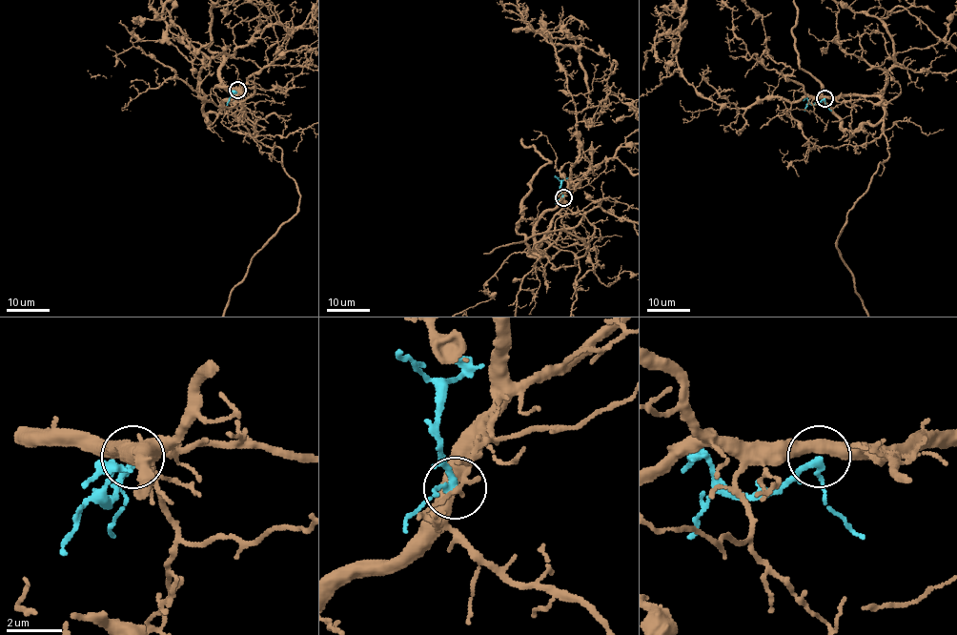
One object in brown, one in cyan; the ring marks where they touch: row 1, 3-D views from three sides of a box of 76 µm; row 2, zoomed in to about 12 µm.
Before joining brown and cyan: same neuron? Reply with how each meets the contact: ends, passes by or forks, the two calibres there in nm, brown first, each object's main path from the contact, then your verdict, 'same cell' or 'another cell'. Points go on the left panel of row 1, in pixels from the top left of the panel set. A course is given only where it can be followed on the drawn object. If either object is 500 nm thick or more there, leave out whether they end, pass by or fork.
brown passes by | cyan passes by | 480/190 nm | brown via (237, 90), (216, 87), (239, 101), (259, 141), (281, 150), (300, 198), (232, 292) | cyan via (237, 90), (227, 105) | another cell

